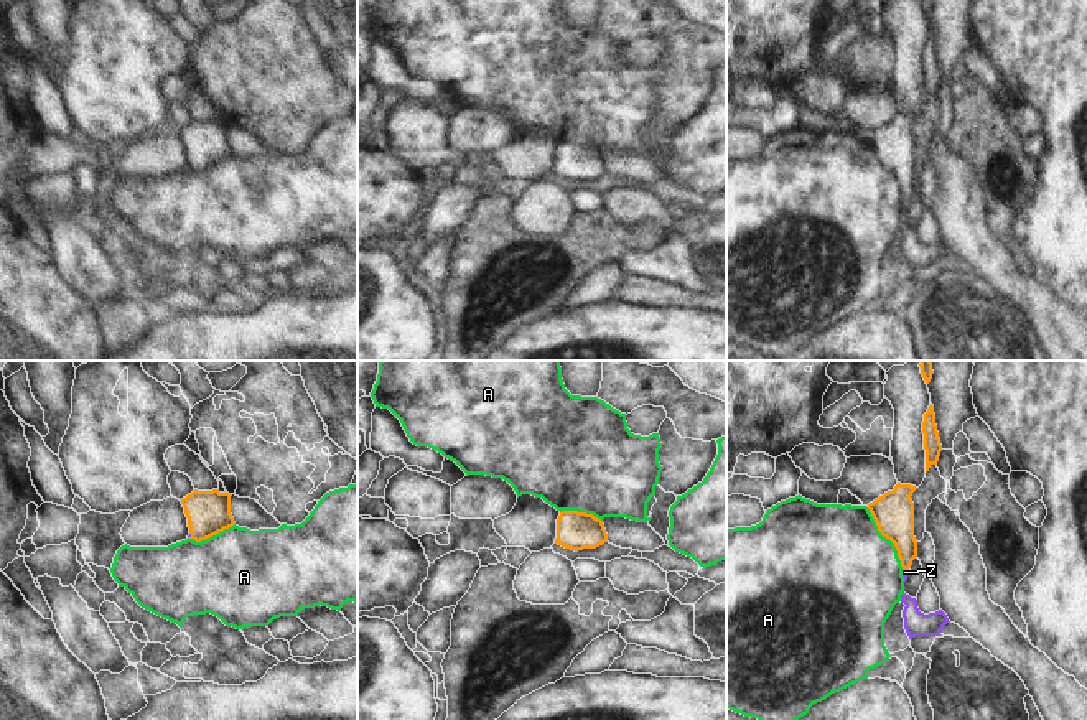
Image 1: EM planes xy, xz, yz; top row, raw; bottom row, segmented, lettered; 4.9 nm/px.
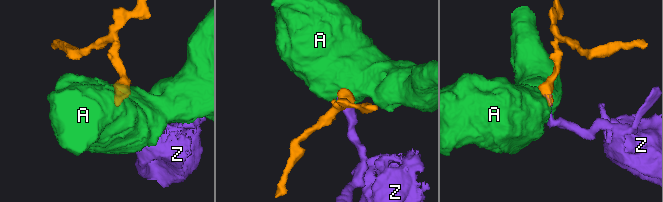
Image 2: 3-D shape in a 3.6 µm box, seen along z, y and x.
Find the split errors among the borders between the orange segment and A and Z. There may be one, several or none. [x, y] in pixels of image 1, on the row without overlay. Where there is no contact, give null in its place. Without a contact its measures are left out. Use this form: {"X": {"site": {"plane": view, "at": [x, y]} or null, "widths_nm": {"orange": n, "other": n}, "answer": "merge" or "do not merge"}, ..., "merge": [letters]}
{"A": {"site": {"plane": "yz", "at": [886, 168]}, "widths_nm": {"orange": 200, "other": 480}, "answer": "do not merge"}, "Z": {"site": {"plane": "yz", "at": [906, 200]}, "widths_nm": {"orange": 190, "other": 30}, "answer": "merge"}, "merge": ["Z"]}

